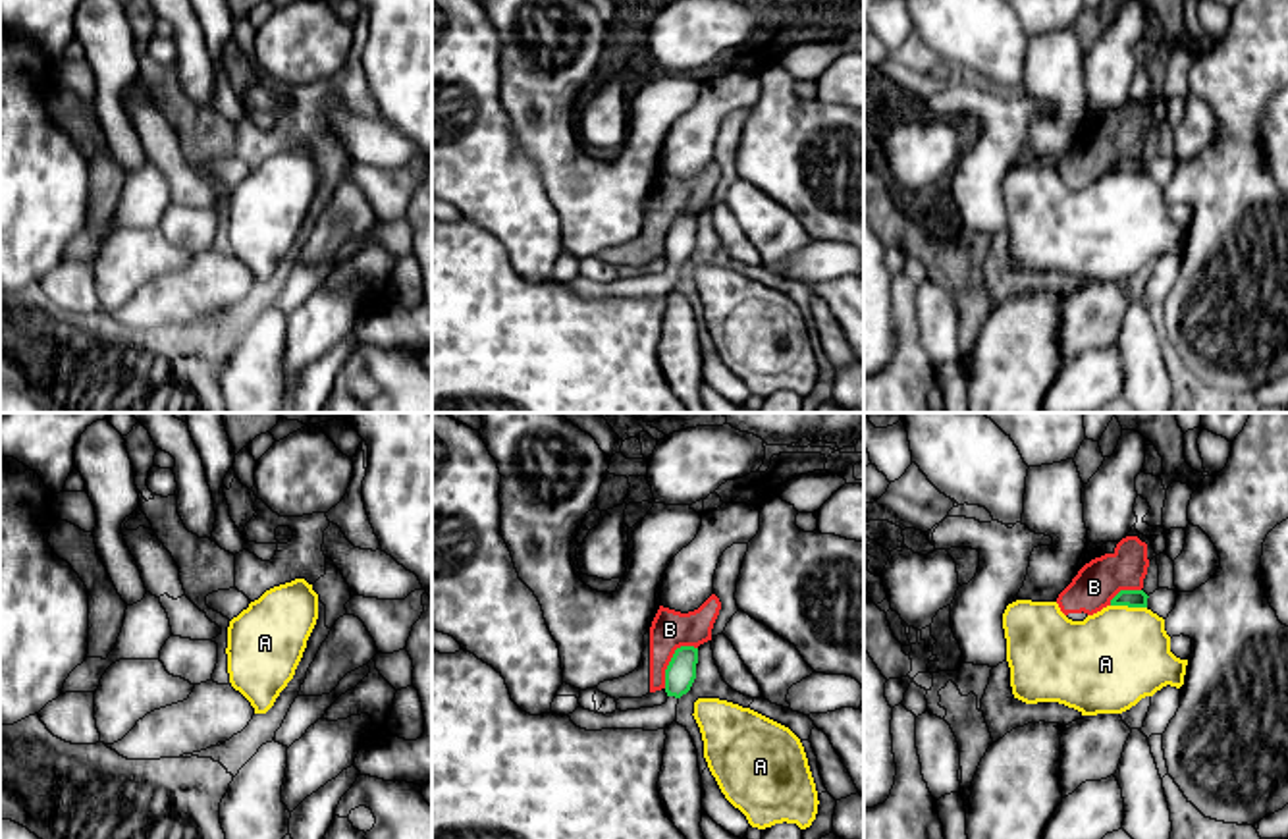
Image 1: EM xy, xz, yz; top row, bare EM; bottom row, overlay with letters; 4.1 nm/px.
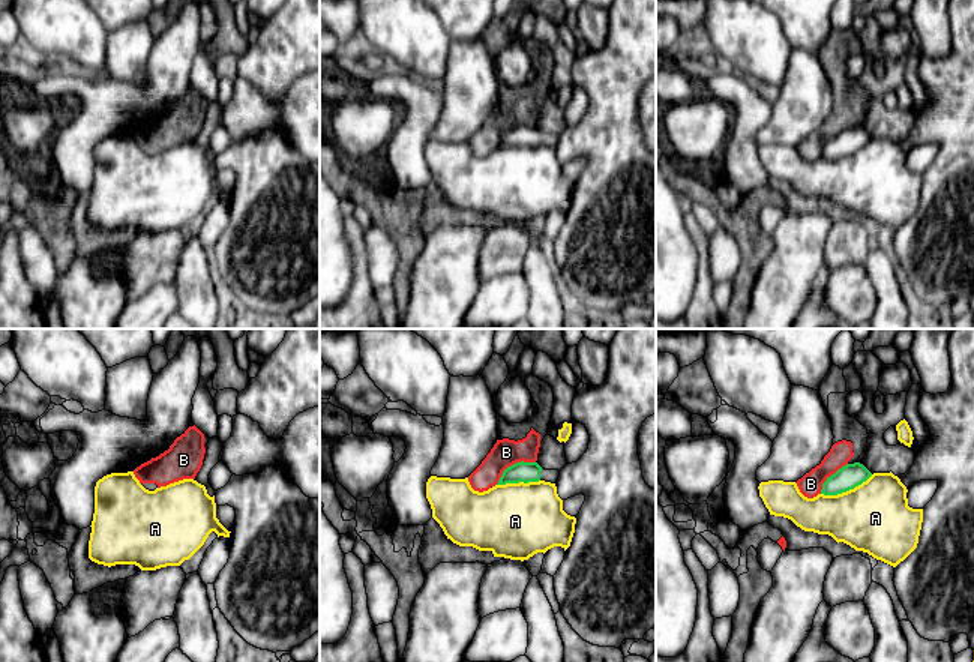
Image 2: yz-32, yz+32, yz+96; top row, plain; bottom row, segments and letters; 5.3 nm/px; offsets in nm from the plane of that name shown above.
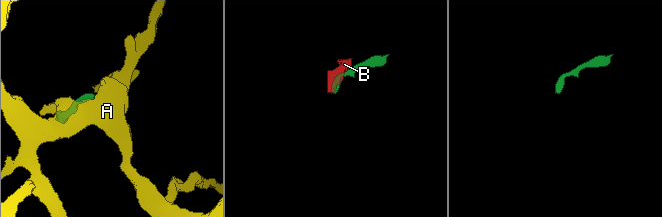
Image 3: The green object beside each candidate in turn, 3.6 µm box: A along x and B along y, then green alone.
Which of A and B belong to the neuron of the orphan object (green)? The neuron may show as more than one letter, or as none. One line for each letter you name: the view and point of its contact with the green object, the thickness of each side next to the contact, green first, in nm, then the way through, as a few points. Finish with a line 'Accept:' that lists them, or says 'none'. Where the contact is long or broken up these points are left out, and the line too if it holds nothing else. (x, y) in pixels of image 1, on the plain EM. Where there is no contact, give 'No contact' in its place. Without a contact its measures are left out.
Accept: none

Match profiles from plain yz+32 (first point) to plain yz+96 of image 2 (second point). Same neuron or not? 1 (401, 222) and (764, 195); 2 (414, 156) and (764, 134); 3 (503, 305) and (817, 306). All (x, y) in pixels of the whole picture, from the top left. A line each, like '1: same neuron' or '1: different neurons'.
1: same neuron
2: different neurons
3: different neurons

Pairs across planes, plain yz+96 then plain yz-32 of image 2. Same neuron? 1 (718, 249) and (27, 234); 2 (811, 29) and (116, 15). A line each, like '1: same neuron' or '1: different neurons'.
1: same neuron
2: same neuron

